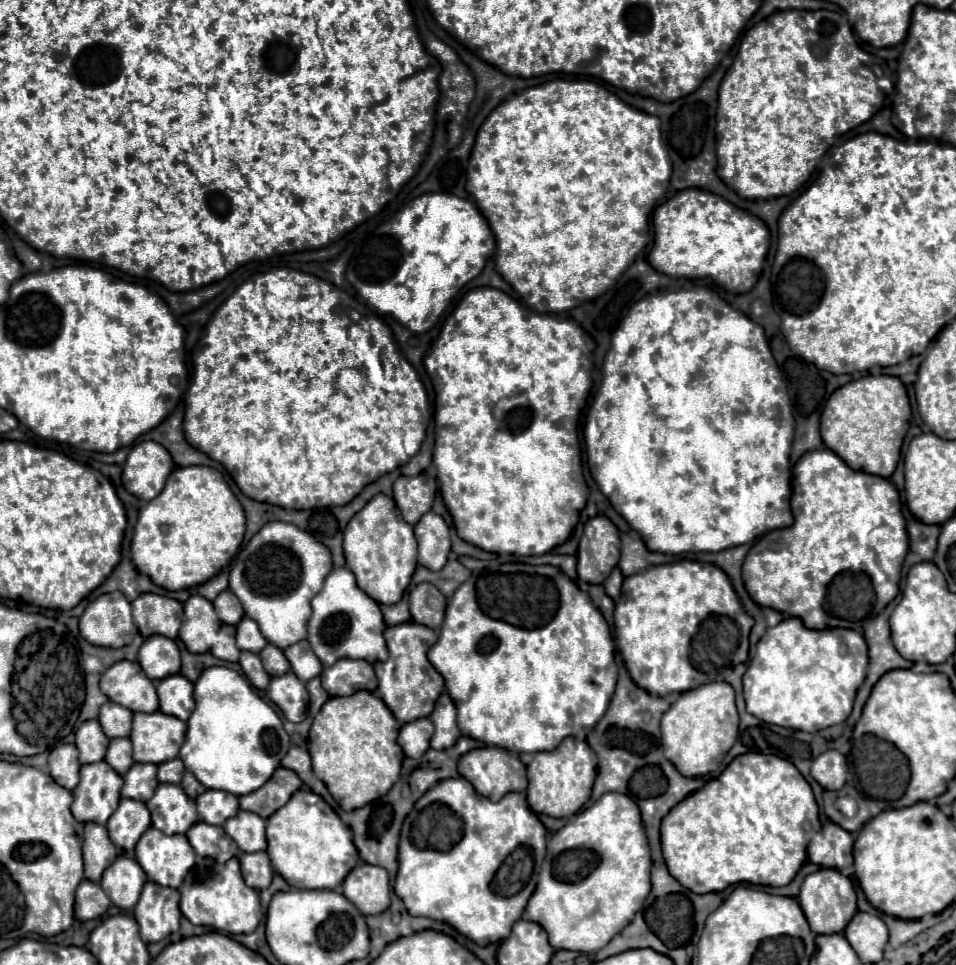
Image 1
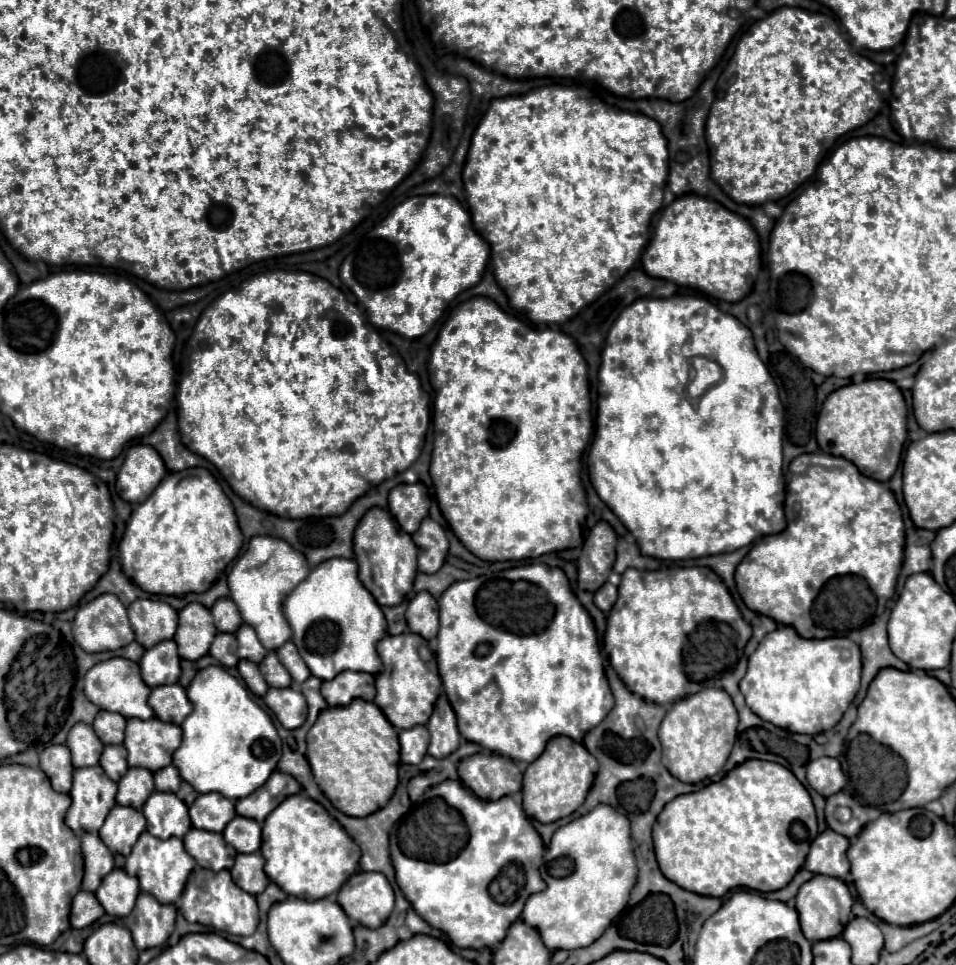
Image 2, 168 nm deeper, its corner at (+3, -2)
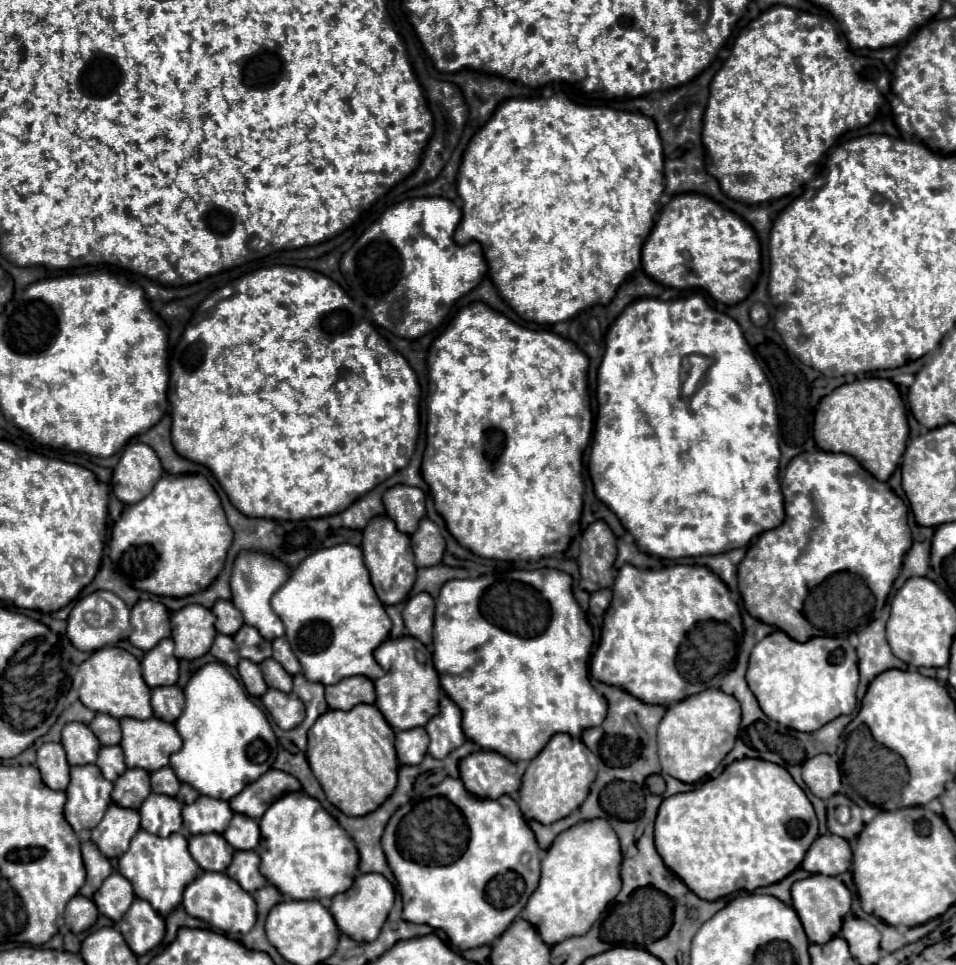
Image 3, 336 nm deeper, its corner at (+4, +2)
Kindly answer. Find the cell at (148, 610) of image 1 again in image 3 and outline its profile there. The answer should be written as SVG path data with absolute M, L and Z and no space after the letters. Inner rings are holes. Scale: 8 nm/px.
M138 601L132 609L132 615L130 615L130 623L132 623L132 635L130 635L130 643L142 651L150 651L160 639L166 639L170 637L170 613L168 609L158 603L158 601Z

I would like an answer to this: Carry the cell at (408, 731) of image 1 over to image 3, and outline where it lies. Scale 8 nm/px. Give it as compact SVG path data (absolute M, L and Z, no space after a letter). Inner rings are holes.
M424 727L398 731L394 745L400 765L418 765L428 749L428 733L424 731Z

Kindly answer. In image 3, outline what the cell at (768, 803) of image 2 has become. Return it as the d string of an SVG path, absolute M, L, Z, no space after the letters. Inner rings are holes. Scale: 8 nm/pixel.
M740 759L716 779L662 801L656 817L656 849L666 867L706 901L734 891L754 891L796 871L818 837L818 819L790 773L764 759Z

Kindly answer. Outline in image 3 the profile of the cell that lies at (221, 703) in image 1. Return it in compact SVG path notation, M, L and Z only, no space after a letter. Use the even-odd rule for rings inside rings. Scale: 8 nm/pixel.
M218 661L204 665L190 677L184 697L186 709L174 723L184 745L170 757L170 767L182 783L192 785L200 795L228 801L272 767L278 747L276 737L266 715Z

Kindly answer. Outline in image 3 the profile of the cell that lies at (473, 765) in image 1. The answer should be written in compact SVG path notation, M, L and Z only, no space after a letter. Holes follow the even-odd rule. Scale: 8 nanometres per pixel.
M476 751L460 761L460 779L466 789L484 799L498 799L520 789L516 765L494 751Z

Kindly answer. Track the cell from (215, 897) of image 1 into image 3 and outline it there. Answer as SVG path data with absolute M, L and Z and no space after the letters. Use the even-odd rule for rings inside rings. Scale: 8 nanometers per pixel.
M202 873L196 877L186 887L182 905L190 917L208 921L224 933L248 933L257 920L256 903L252 895L246 893L234 879L226 877L226 873Z

